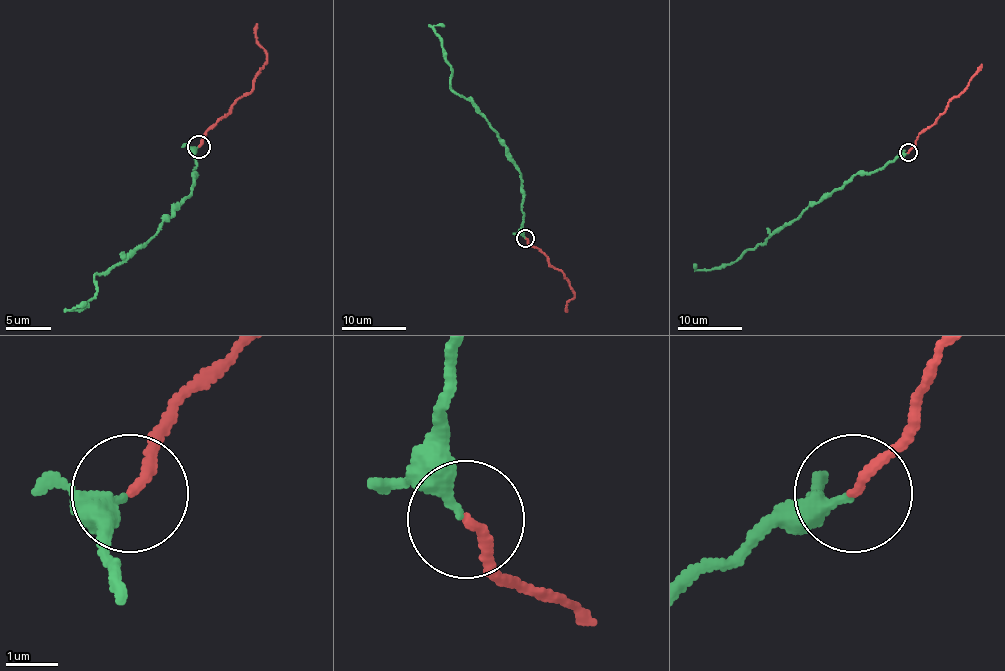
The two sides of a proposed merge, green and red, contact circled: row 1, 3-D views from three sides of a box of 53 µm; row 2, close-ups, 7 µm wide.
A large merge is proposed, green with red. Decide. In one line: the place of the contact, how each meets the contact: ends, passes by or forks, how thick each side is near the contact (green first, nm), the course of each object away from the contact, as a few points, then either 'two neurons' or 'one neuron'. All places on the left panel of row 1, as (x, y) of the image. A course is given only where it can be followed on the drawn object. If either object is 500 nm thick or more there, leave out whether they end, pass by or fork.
(198, 147) | green passes by | red ends | 240/180 nm | green via (198, 147), (193, 190), (146, 242), (121, 262), (96, 274), (96, 294), (80, 310), (71, 310), (85, 301) | red via (198, 147), (214, 125), (252, 88), (252, 79), (261, 70), (265, 55), (256, 39), (256, 23) | one neuron

